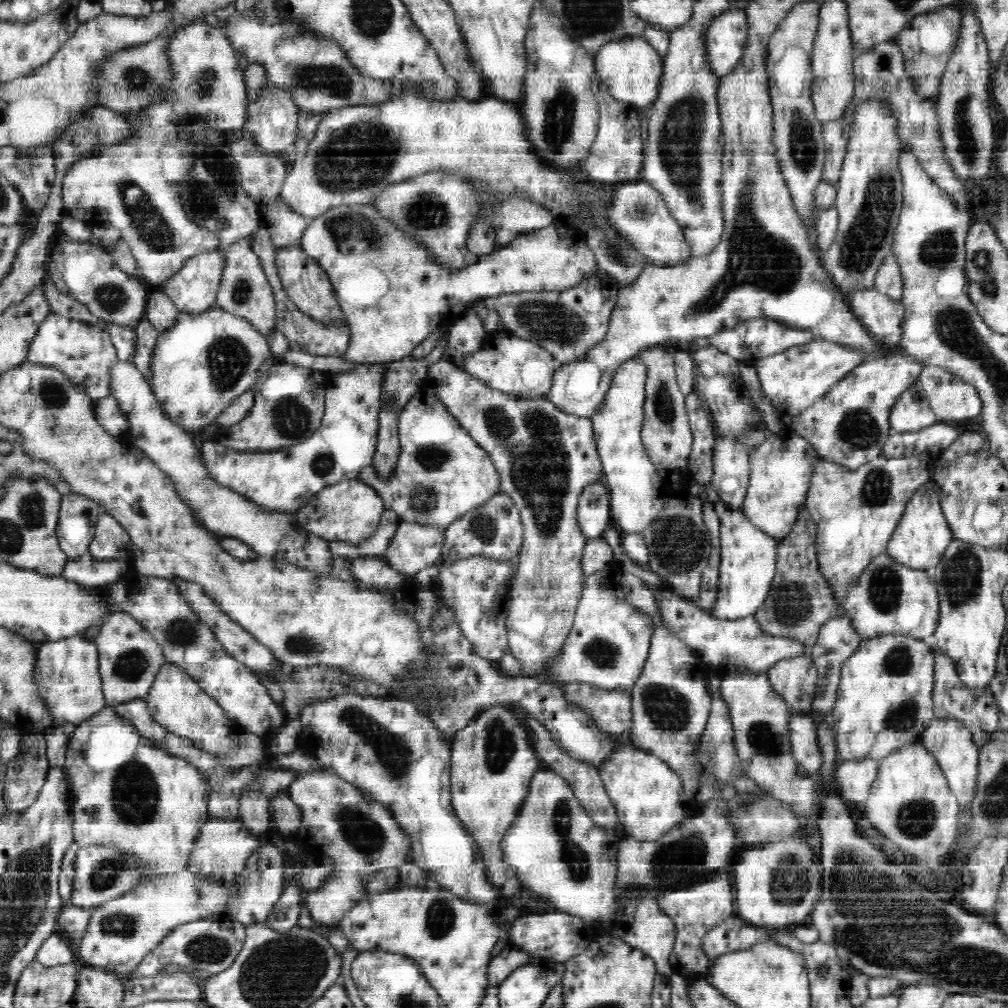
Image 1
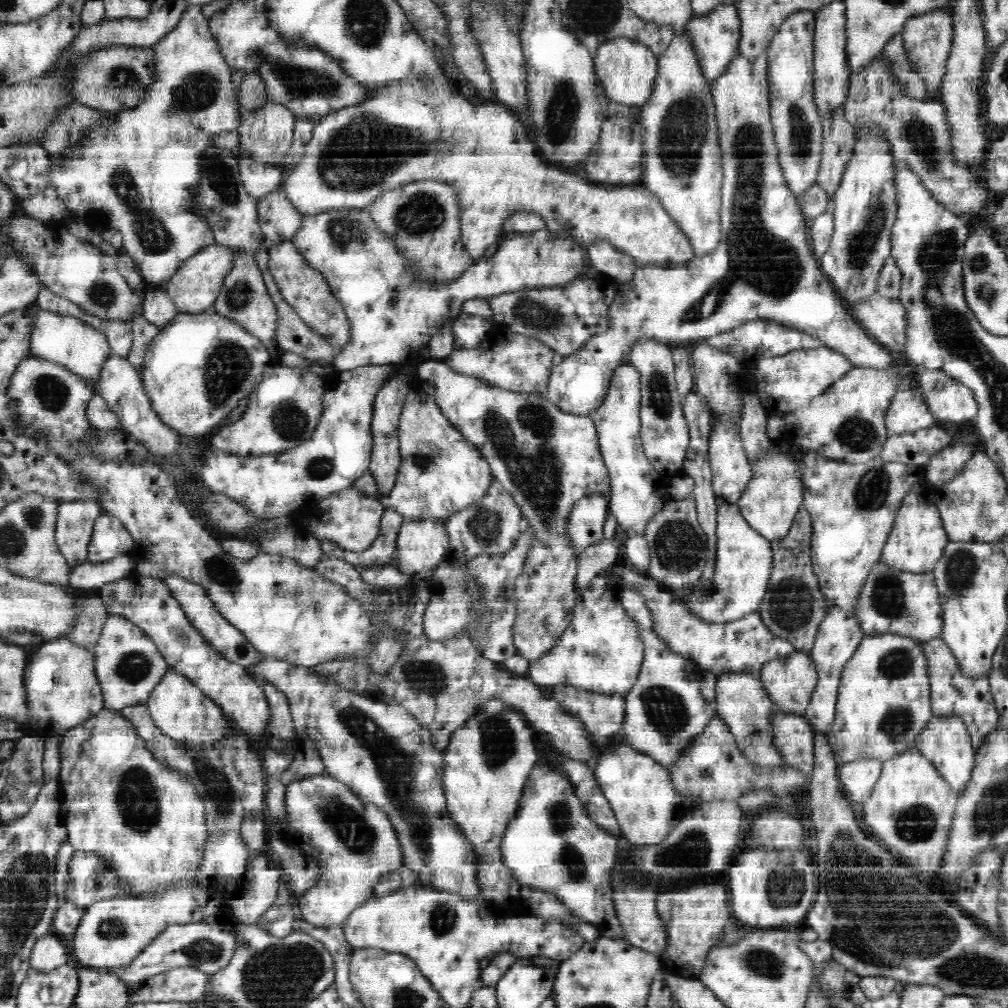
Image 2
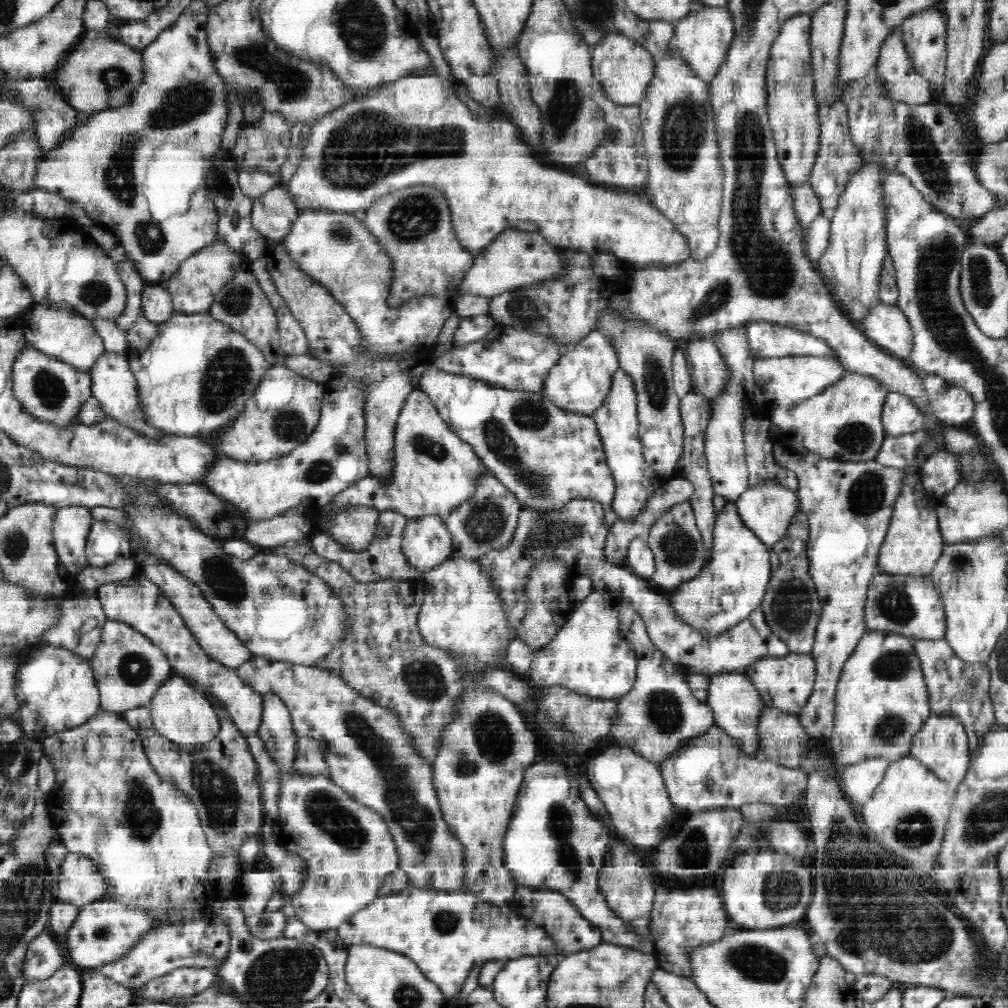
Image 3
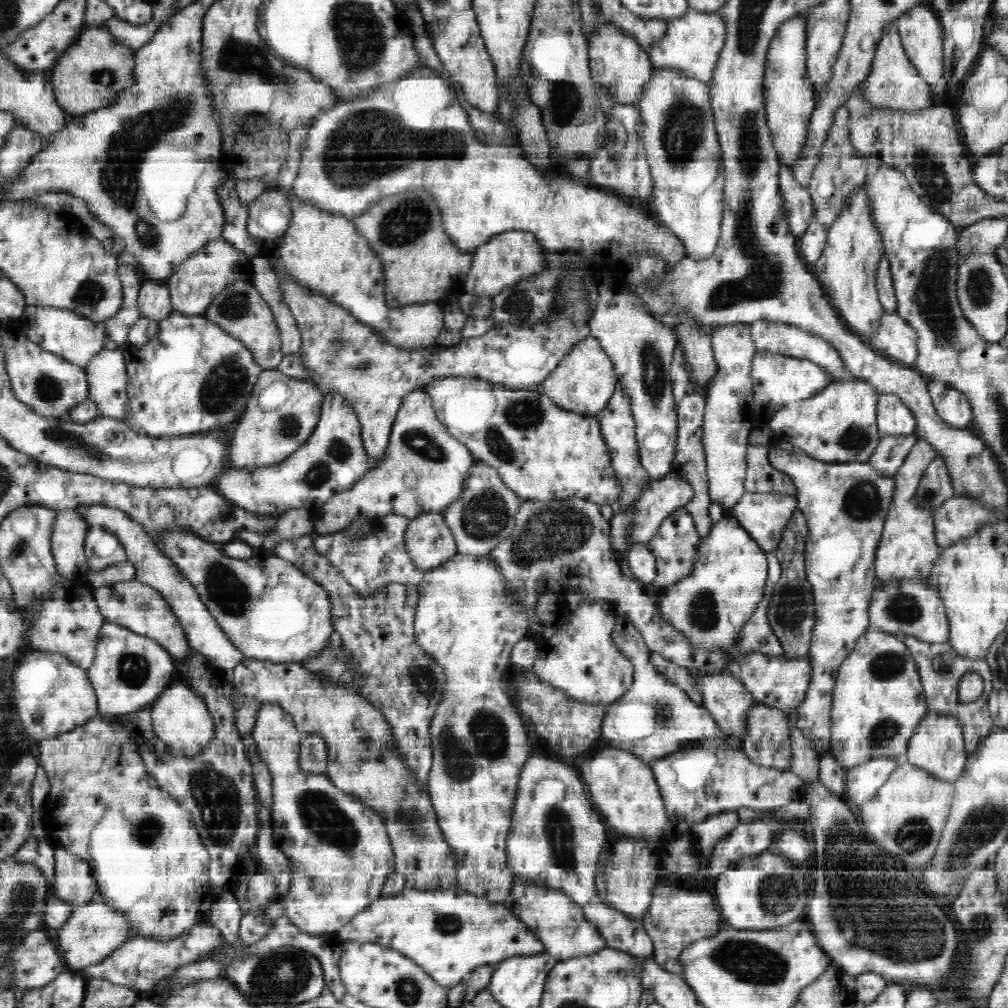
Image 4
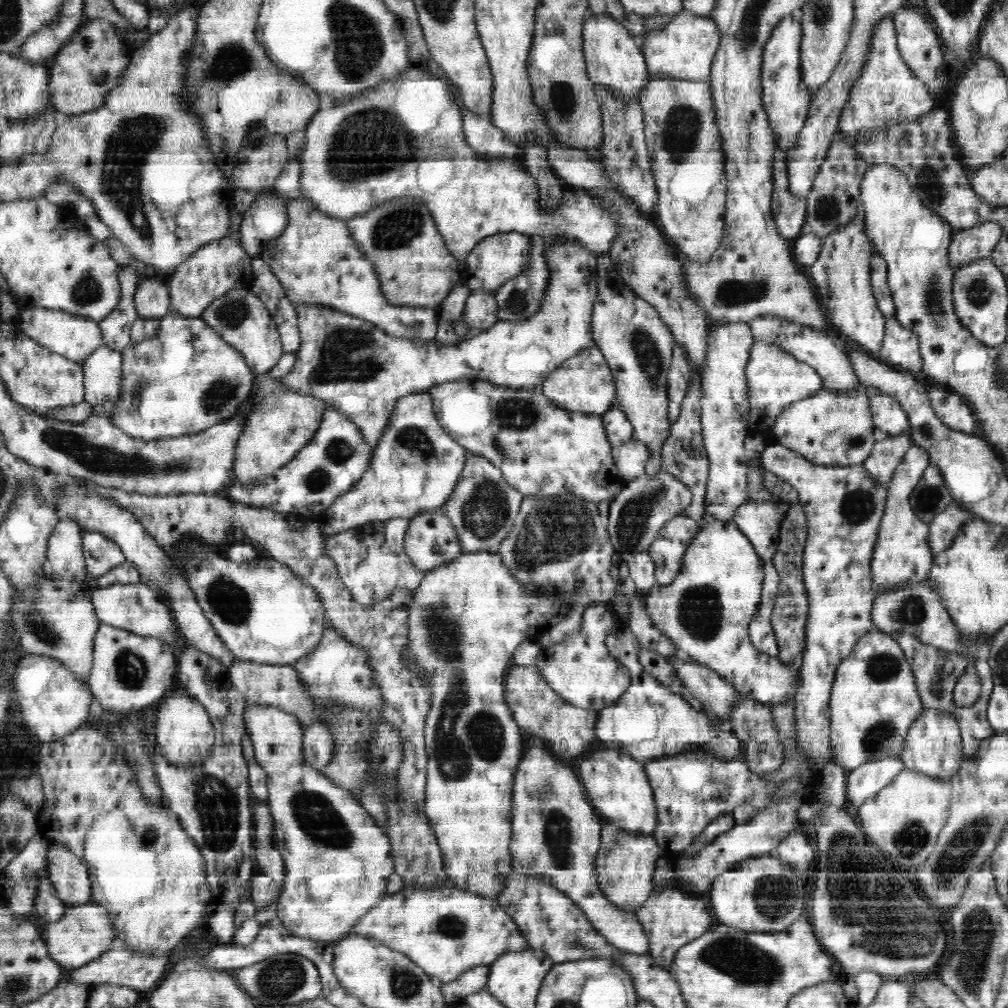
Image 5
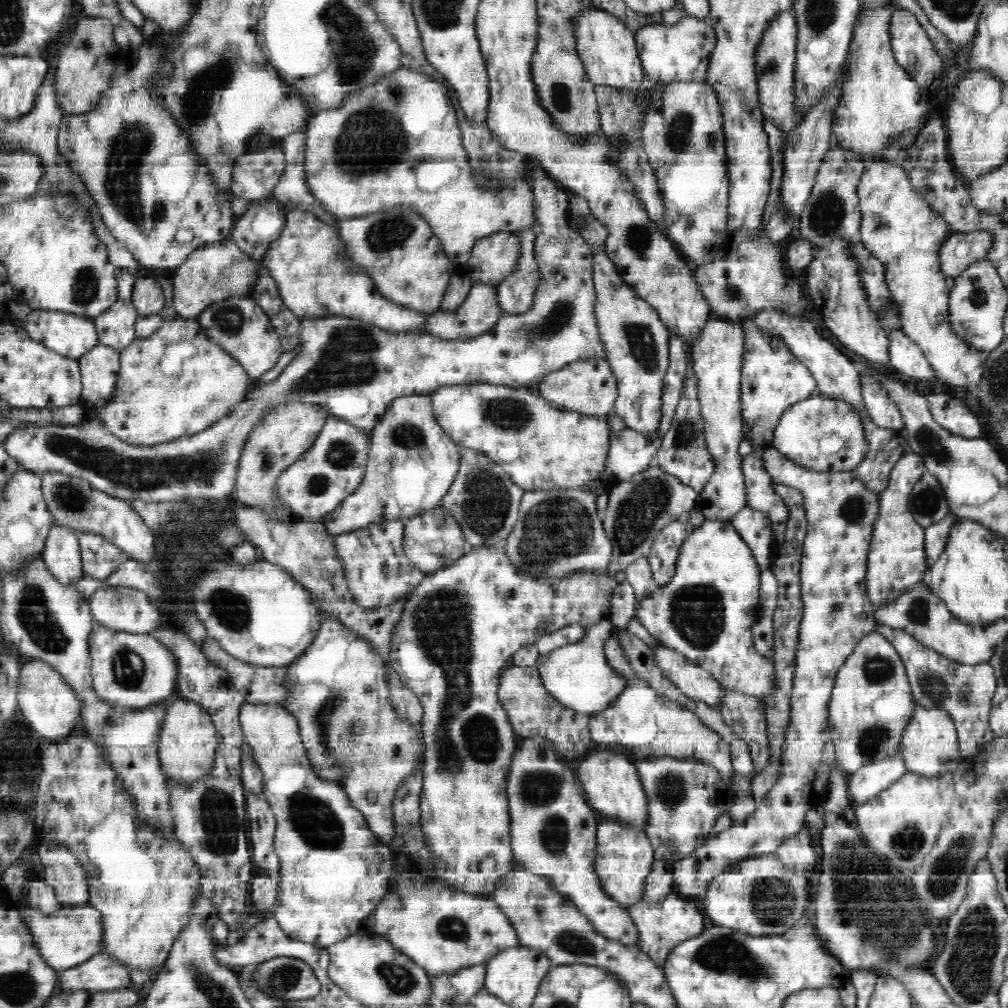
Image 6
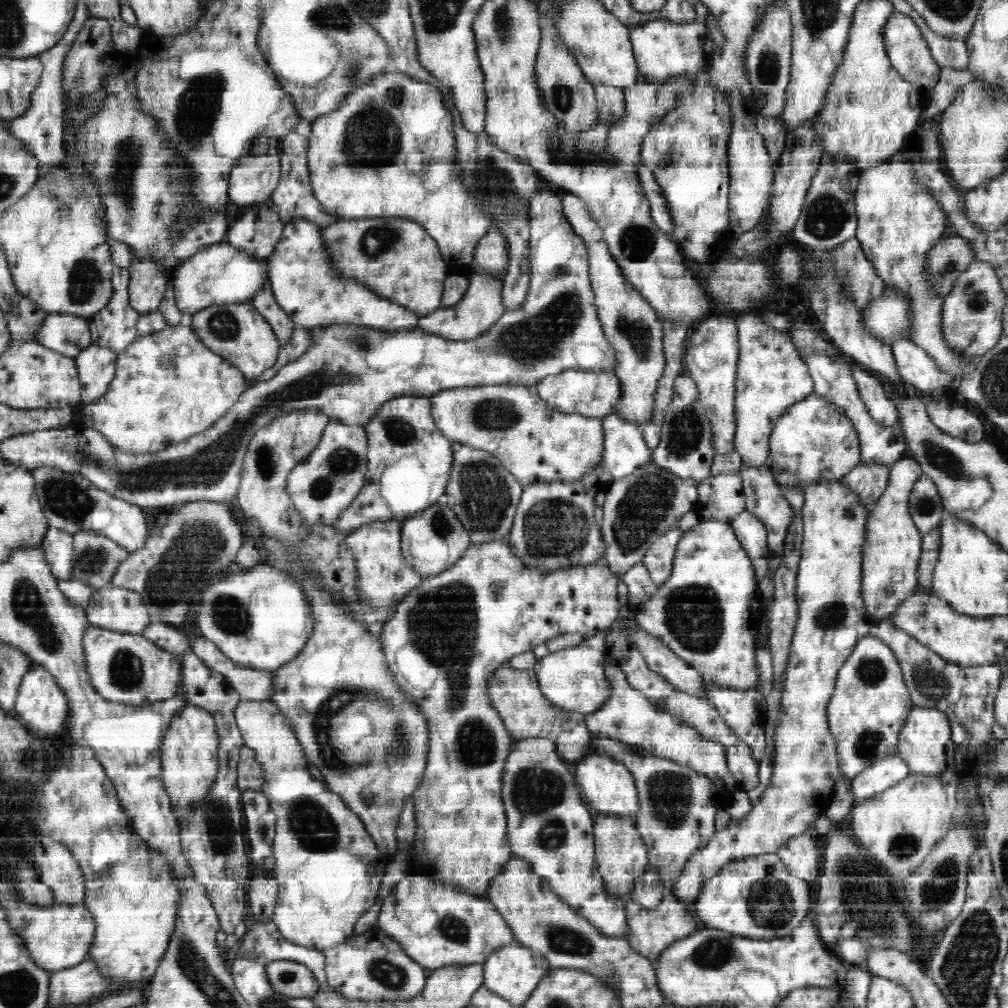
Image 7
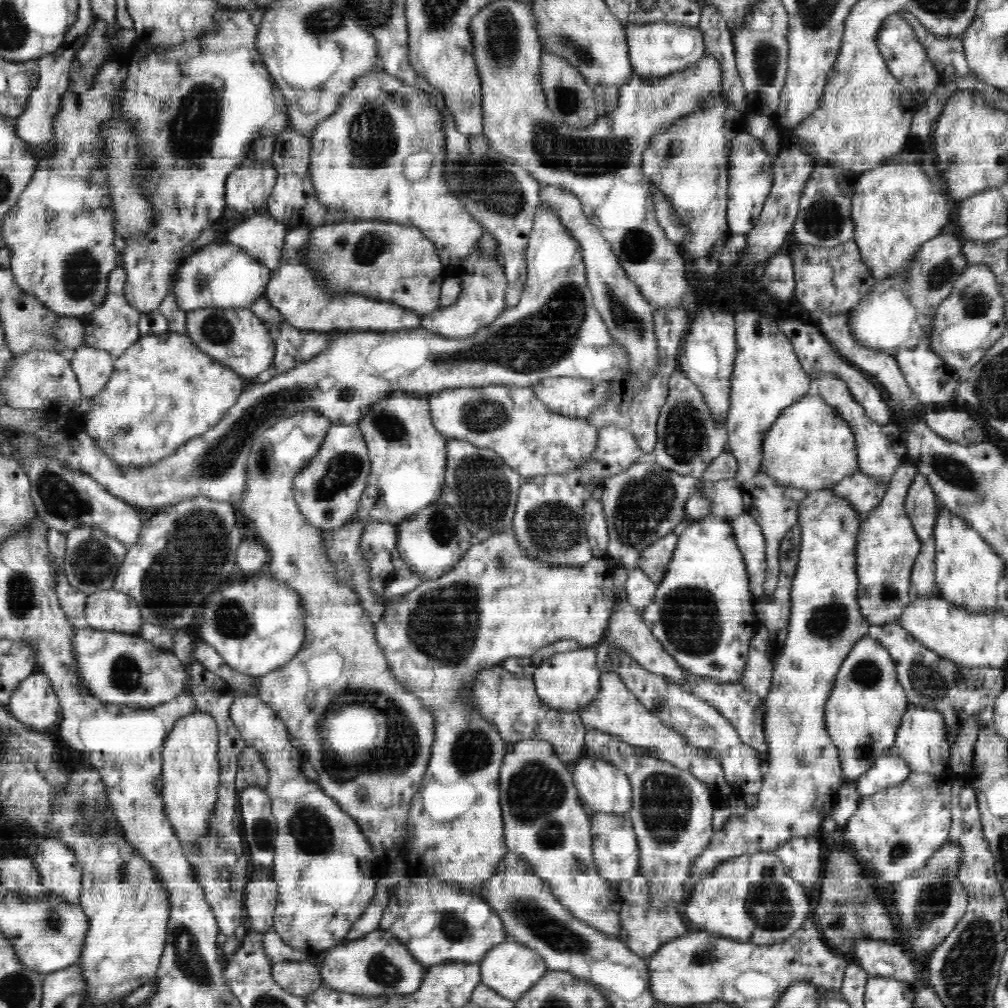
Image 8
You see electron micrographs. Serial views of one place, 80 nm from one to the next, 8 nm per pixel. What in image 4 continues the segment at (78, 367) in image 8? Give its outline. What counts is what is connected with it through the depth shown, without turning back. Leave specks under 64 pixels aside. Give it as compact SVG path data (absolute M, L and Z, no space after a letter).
M104 348L99 352L86 366L88 380L88 399L94 404L100 416L122 419L126 412L126 388L128 388L128 380L126 378L126 349L110 349Z

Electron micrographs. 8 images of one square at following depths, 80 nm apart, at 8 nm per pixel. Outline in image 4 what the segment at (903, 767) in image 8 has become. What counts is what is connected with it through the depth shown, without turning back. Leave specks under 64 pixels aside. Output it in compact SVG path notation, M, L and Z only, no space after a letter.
M877 757L846 770L844 799L859 806L871 800L900 760Z

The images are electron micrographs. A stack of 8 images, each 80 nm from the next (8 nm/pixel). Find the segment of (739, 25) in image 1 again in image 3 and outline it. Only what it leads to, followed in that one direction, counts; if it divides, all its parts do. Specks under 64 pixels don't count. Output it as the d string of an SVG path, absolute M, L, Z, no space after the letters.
M726 6L692 9L683 19L674 22L674 28L674 38L668 43L666 54L680 53L679 56L691 65L698 77L710 82L726 60L728 48L732 46L731 42L735 37L735 21L731 9Z

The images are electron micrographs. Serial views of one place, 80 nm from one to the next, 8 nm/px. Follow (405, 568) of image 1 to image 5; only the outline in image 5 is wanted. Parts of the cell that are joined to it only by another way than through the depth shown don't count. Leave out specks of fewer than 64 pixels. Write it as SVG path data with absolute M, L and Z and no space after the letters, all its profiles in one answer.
M441 508L420 512L409 519L409 528L404 537L405 553L411 558L412 564L425 572L452 562L462 554L460 539L457 538L452 521Z

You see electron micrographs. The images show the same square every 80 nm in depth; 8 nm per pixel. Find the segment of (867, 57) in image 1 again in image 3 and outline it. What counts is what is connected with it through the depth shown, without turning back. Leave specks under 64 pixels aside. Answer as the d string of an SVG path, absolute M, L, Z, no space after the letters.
M873 75L864 76L852 80L843 90L840 99L848 111L848 124L851 128L851 139L862 154L862 160L875 162L877 166L883 166L888 171L898 171L906 175L912 186L922 193L924 200L940 212L956 218L968 220L968 218L981 218L990 210L999 208L996 195L990 192L976 178L972 162L966 154L966 148L962 146L962 124L958 122L956 113L952 108L944 104L906 104L903 101L892 100L887 96L886 85Z

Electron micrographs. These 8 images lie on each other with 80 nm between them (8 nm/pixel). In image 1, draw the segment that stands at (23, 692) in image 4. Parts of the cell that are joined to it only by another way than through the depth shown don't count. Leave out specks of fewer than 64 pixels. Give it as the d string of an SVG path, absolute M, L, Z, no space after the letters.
M81 635L50 640L40 645L35 664L35 684L50 708L51 728L64 724L77 725L105 709L102 679L99 673L99 652L94 640Z

